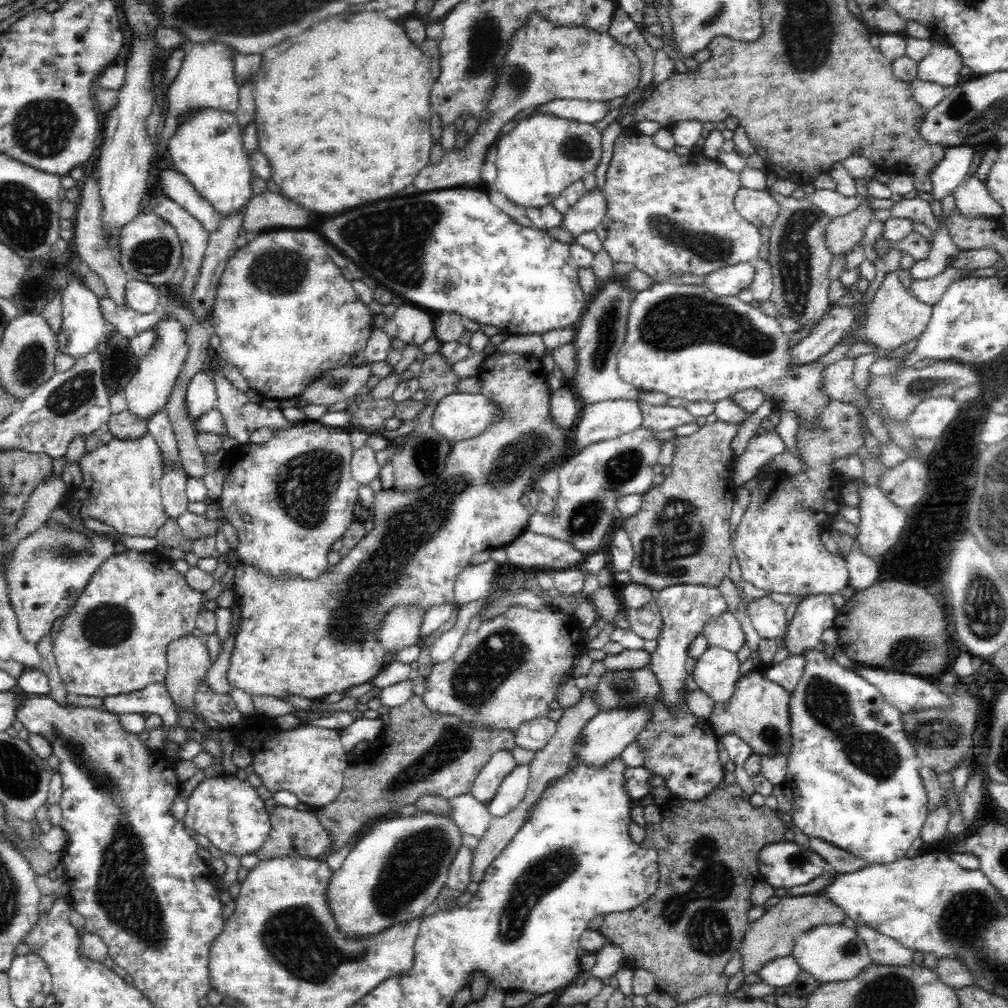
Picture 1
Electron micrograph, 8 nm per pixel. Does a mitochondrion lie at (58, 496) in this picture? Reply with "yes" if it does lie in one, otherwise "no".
no

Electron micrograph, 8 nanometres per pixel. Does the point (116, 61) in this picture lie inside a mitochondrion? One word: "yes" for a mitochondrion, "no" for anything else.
no

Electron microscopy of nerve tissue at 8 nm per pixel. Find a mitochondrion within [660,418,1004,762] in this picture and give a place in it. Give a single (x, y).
(929, 733)

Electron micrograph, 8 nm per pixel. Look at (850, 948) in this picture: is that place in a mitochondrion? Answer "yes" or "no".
yes

